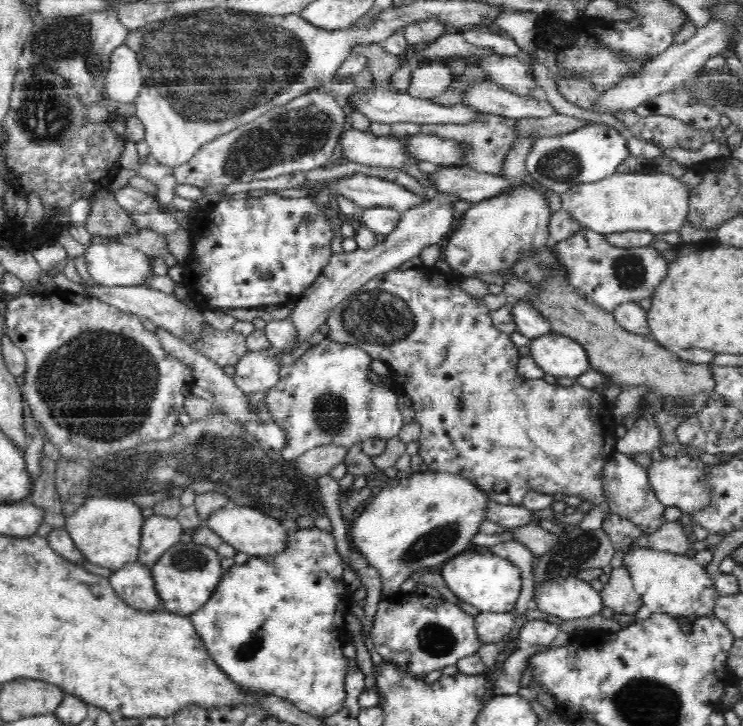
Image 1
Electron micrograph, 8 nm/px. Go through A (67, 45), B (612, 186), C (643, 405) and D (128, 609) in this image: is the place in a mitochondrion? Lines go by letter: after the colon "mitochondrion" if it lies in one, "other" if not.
A: mitochondrion
B: other
C: other
D: other

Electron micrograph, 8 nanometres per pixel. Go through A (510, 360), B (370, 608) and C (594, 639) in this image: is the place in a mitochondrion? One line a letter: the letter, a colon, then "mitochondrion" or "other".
A: other
B: other
C: other

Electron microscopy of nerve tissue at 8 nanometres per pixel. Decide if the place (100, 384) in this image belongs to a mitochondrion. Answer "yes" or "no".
yes

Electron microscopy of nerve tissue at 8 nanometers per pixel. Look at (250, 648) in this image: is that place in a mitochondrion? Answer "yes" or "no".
yes

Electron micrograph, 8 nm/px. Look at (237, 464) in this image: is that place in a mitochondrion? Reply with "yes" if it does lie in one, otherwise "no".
yes

